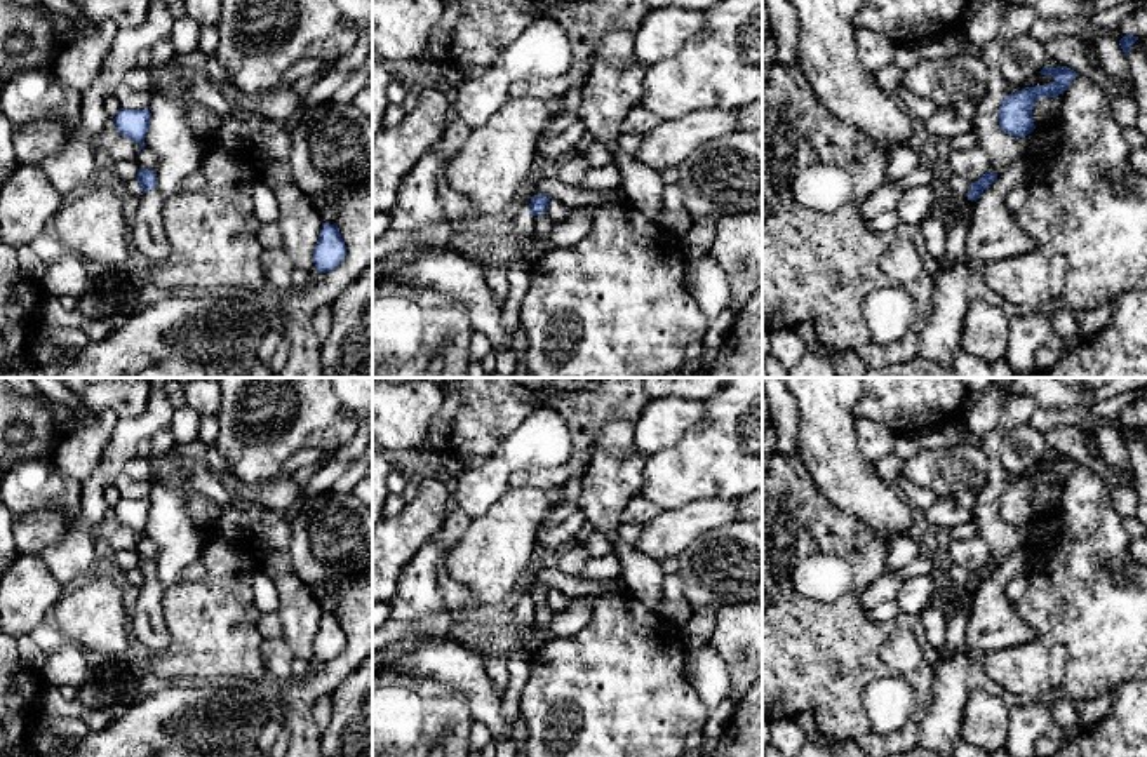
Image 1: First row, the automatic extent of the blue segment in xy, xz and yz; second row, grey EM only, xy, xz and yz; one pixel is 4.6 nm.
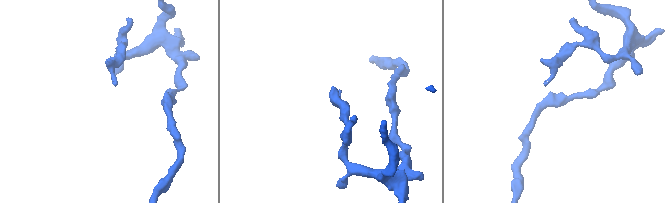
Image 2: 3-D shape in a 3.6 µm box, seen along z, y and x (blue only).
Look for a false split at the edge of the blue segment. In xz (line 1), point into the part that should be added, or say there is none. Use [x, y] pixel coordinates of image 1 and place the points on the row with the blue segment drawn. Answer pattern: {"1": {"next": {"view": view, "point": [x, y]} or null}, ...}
{"1": {"next": null}}

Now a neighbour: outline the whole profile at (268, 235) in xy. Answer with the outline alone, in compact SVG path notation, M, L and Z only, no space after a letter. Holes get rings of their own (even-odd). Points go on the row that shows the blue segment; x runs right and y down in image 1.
M277 223L259 224L256 237L265 251L282 249L282 233Z

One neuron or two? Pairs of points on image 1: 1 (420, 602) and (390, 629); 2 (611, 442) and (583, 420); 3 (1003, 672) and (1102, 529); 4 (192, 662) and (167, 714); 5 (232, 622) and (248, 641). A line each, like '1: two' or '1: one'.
1: two
2: two
3: one
4: two
5: one

